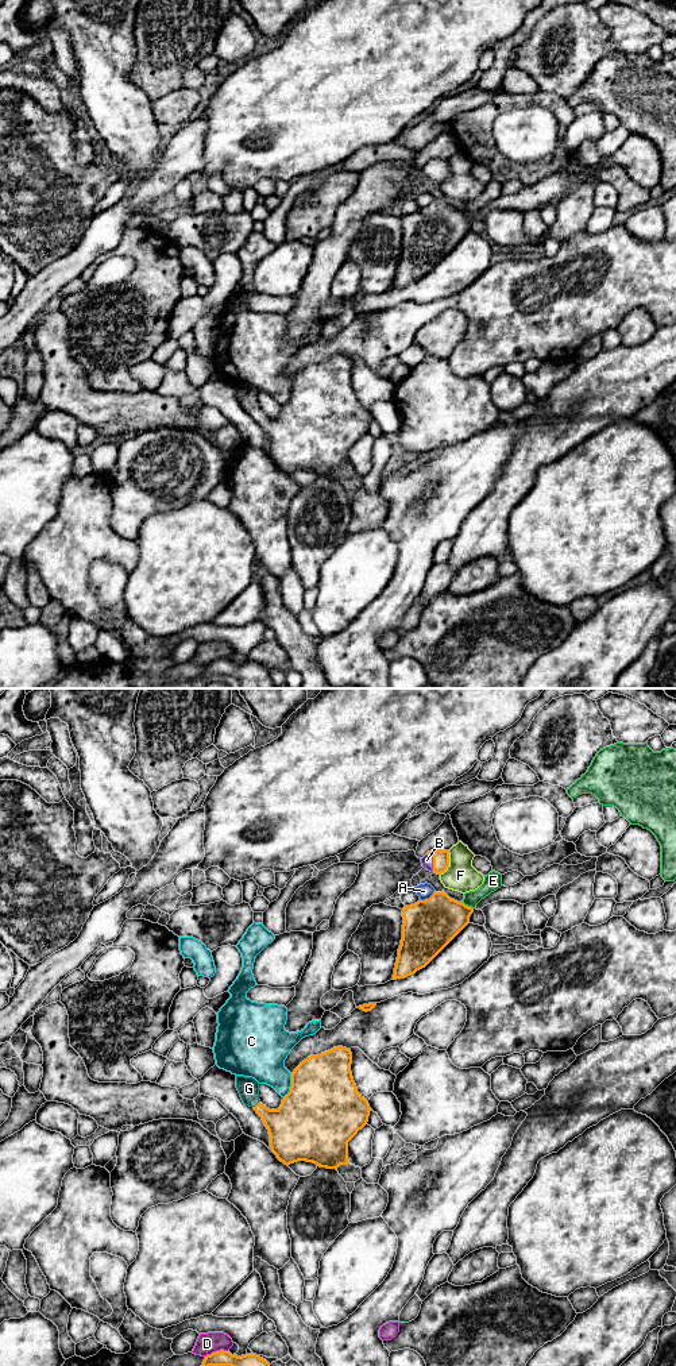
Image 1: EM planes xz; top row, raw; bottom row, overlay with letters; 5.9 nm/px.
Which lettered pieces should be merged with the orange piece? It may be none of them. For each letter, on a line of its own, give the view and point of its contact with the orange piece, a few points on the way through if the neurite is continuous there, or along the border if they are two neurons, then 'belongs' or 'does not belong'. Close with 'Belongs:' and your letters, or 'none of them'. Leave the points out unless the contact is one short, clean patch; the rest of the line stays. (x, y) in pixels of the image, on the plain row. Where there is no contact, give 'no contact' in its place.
A: xz (429, 207) | along xz (435, 200), (421, 209) | does not belong
B: xz (433, 170) | across xz (440, 166), (433, 170), (427, 169) | belongs
C: xz (292, 394) | does not belong
D: xz (216, 660) | does not belong
E: xz (467, 215) | along xz (460, 211), (472, 217) | does not belong
F: xz (448, 172) | does not belong
G: xz (257, 413) | across xz (292, 436), (270, 427), (257, 413), (251, 408), (248, 397) | belongs
Belongs: B, G

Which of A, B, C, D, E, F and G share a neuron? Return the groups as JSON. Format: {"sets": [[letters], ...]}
{"sets": [["A"], ["B", "G"], ["C"], ["D"], ["E"], ["F"]]}

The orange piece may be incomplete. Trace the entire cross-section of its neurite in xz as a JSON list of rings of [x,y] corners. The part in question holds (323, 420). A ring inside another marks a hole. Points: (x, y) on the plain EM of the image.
[[[337,355],[325,362],[304,368],[291,382],[290,401],[283,406],[278,418],[270,418],[259,409],[259,391],[252,386],[236,385],[236,397],[246,414],[252,416],[262,427],[270,443],[270,456],[285,474],[298,470],[313,471],[320,476],[337,478],[348,474],[348,451],[362,439],[370,425],[368,410],[358,401],[351,381],[351,358]]]

